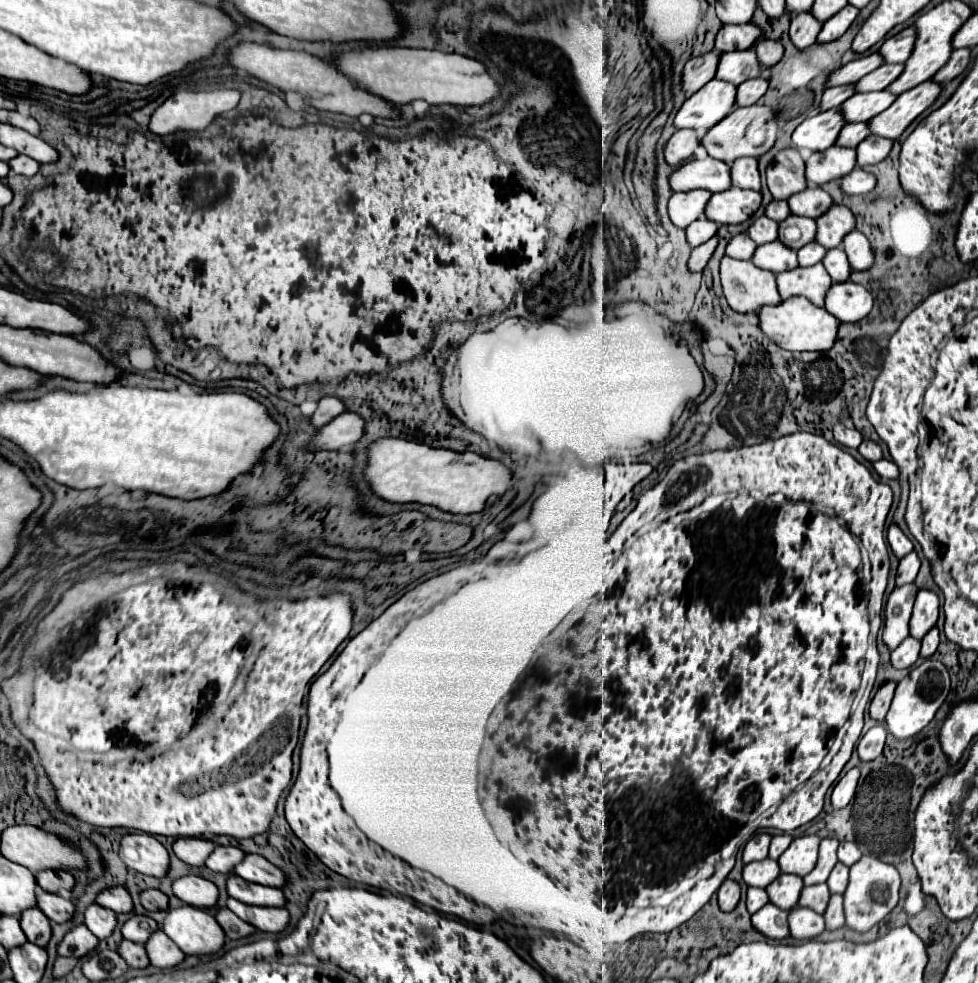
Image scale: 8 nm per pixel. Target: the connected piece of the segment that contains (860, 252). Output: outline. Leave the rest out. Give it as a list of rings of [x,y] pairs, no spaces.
[[[854,230],[848,236],[844,236],[842,248],[848,254],[852,270],[862,272],[862,270],[872,268],[872,264],[874,264],[874,250],[872,250],[868,238],[862,232]]]

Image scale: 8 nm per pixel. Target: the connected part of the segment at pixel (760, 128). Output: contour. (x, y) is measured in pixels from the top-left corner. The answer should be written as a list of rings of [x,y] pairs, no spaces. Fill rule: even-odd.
[[[756,104],[756,106],[748,106],[748,108],[736,108],[732,114],[728,114],[728,118],[724,118],[722,122],[718,122],[716,126],[710,128],[710,132],[702,138],[702,144],[712,158],[732,164],[736,158],[742,158],[742,156],[766,154],[774,146],[776,134],[778,134],[776,110],[772,110],[770,106]]]

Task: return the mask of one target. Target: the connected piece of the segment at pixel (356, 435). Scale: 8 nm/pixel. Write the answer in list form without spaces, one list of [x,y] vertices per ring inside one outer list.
[[[344,412],[328,426],[320,428],[318,436],[312,442],[314,450],[340,450],[352,448],[364,436],[366,422],[354,412]]]

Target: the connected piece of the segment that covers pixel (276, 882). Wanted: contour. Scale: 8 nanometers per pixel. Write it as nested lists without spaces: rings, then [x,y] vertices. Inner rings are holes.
[[[248,854],[244,862],[240,862],[234,868],[234,874],[254,884],[284,888],[284,874],[280,874],[280,868],[272,866],[264,856],[258,856],[258,854]]]

